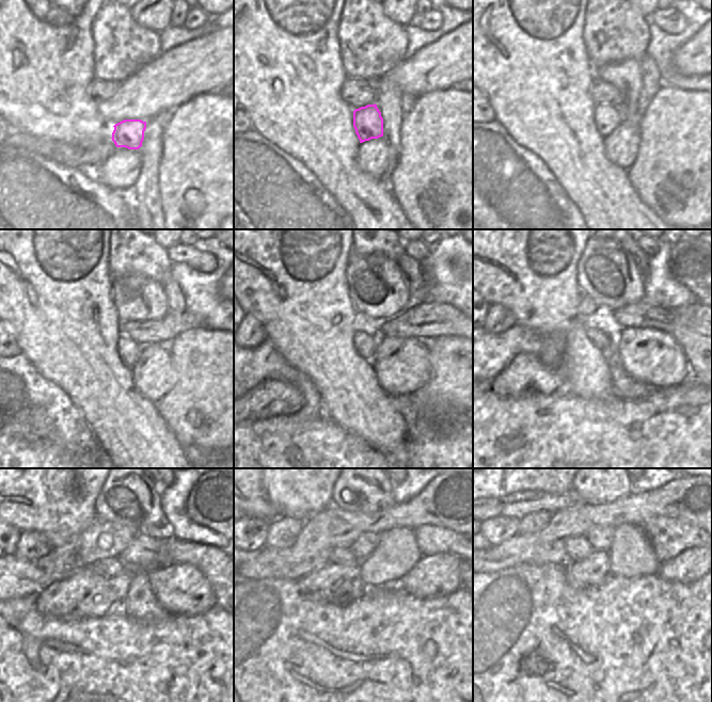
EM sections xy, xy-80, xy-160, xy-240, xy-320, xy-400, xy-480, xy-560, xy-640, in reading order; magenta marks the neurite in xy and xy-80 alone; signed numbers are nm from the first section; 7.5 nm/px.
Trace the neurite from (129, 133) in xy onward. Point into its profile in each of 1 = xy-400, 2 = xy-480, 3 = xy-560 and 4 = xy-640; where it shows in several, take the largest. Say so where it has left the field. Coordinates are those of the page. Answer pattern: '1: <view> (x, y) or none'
1: xy-400 (597, 337)
2: xy-480 (111, 567)
3: xy-560 (341, 556)
4: xy-640 (578, 547)

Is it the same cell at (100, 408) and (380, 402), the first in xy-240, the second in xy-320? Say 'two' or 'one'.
one

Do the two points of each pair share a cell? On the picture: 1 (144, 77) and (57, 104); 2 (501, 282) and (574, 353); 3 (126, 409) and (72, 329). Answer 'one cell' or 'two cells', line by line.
1: two cells
2: one cell
3: one cell

